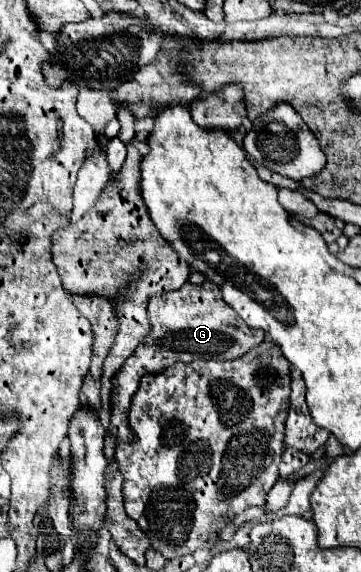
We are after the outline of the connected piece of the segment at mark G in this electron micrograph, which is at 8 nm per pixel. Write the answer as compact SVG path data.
M211 280L205 284L191 284L187 282L181 290L165 292L159 296L151 296L149 300L149 320L151 320L151 334L145 342L135 350L131 358L127 358L125 366L119 370L113 386L113 416L109 424L109 432L105 436L105 456L111 460L115 454L115 440L131 440L133 434L127 424L127 410L131 396L135 394L139 380L143 374L161 372L163 368L175 362L193 362L193 360L235 360L249 352L253 346L263 342L263 330L253 330L235 312L225 304L223 296L219 296L219 286Z

